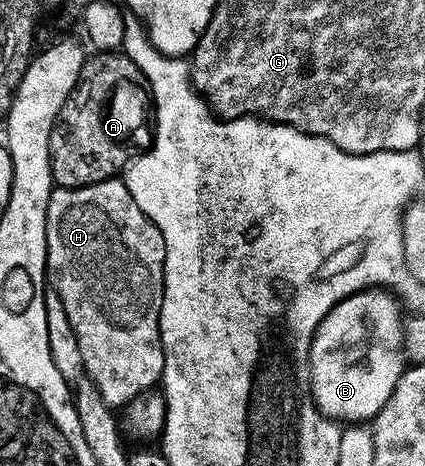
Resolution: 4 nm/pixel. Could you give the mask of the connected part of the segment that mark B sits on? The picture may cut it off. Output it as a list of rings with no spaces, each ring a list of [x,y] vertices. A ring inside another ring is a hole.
[[[366,290],[348,296],[323,318],[309,347],[309,378],[313,400],[329,419],[338,422],[365,422],[379,414],[391,398],[407,367],[407,324],[401,320],[403,304],[389,290]]]

